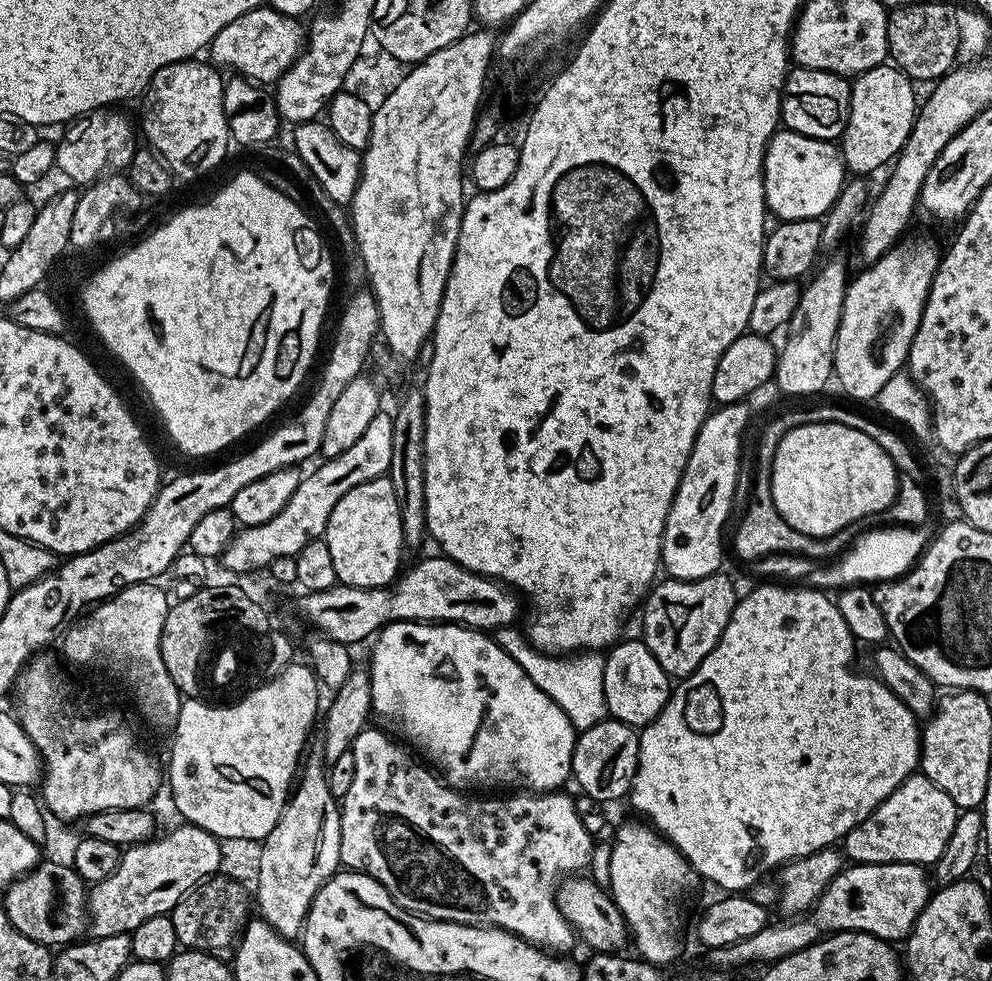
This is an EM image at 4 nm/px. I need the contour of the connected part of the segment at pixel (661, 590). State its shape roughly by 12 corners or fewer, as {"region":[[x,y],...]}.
{"region":[[733,577],[665,579],[642,604],[644,644],[672,678],[714,650]]}

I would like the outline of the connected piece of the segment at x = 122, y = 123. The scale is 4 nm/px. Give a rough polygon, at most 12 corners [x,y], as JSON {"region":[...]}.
{"region":[[114,108],[77,119],[57,143],[57,169],[86,186],[138,150]]}

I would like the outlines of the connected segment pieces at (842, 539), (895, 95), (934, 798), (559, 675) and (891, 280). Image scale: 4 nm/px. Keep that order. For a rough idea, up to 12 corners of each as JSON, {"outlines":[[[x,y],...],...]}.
{"outlines":[[[771,483],[756,490],[734,550],[755,562],[797,553],[830,560],[850,548],[852,528],[832,536],[794,530],[773,506]],[[879,64],[851,81],[842,155],[852,174],[899,156],[917,85]],[[907,776],[842,841],[857,864],[935,865],[957,806]],[[515,625],[492,637],[581,732],[605,719],[605,657],[540,652]],[[932,240],[855,273],[834,376],[875,401],[907,365],[940,268]]]}

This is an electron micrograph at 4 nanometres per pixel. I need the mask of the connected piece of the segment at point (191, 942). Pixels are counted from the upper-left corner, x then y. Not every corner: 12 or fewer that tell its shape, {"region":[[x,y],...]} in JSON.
{"region":[[201,880],[170,913],[185,949],[231,961],[249,889]]}

